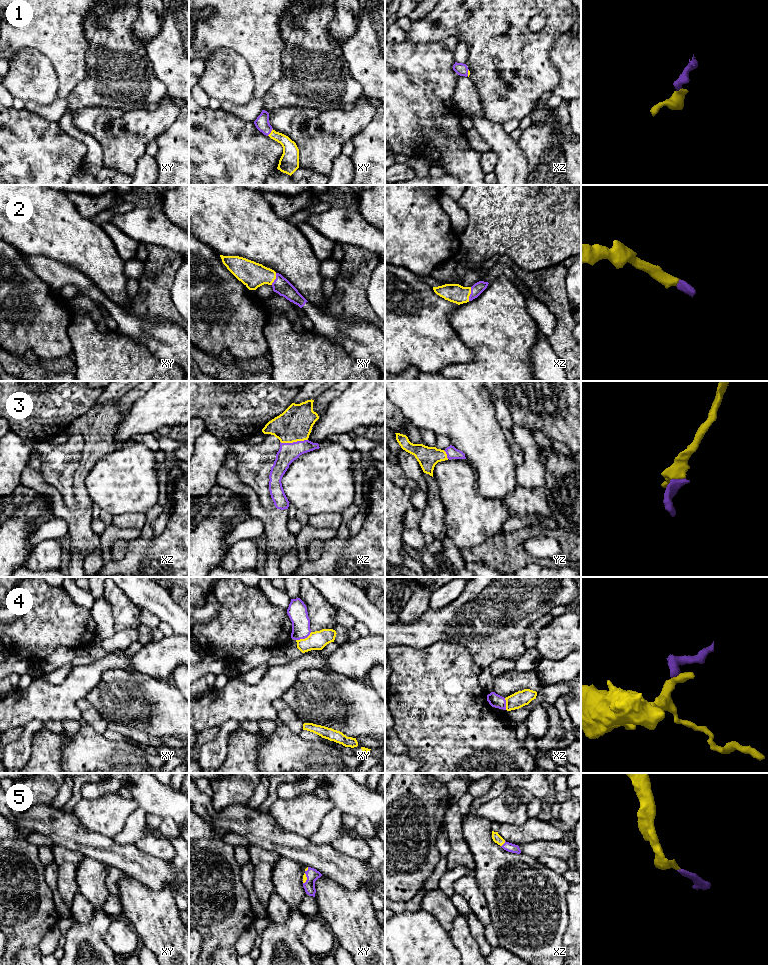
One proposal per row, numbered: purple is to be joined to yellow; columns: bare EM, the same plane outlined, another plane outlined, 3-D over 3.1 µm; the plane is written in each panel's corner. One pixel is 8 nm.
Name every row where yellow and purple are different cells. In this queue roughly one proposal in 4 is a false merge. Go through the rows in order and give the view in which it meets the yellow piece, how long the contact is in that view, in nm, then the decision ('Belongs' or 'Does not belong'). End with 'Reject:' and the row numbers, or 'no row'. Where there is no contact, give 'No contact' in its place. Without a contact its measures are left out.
1: Touches yellow in xy. Shared border 80 nm. Belongs
2: Touches yellow in xz. Shared border 110 nm. Belongs
3: Touches yellow in xz. Shared border 220 nm. Belongs
4: Touches yellow in xy. Shared border 140 nm. Does not belong
5: Touches yellow in xz. Shared border 60 nm. Belongs
Reject: 4

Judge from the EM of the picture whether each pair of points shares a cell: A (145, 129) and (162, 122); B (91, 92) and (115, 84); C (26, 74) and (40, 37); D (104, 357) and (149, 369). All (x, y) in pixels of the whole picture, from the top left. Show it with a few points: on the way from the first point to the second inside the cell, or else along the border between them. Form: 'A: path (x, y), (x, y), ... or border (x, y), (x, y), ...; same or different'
A: path (149, 126), (152, 123), (158, 122); same
B: path (97, 89), (109, 84); same
C: border (12, 55), (27, 48), (35, 48), (52, 65); different
D: path (115, 368), (138, 369); same

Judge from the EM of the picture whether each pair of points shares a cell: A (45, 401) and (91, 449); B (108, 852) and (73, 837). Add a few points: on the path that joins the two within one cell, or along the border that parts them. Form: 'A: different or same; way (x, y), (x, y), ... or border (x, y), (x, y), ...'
A: different; border (87, 411), (76, 418), (65, 430)
B: same; way (99, 847), (82, 840)

